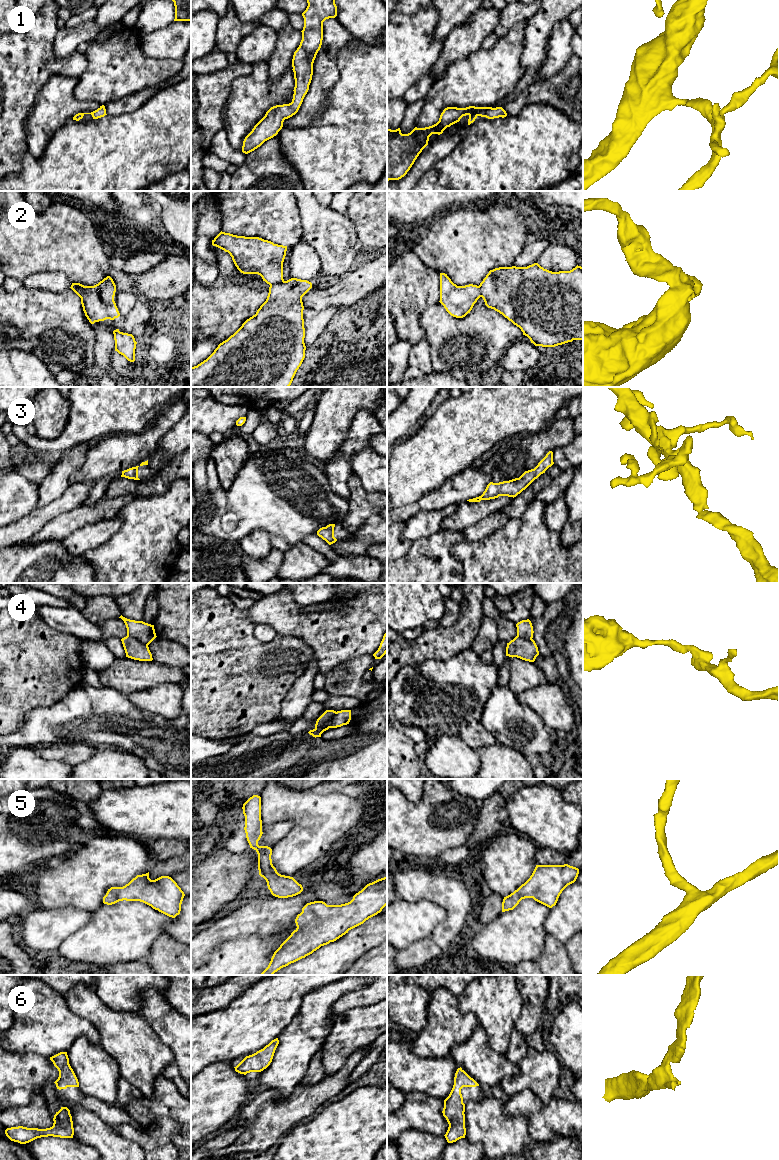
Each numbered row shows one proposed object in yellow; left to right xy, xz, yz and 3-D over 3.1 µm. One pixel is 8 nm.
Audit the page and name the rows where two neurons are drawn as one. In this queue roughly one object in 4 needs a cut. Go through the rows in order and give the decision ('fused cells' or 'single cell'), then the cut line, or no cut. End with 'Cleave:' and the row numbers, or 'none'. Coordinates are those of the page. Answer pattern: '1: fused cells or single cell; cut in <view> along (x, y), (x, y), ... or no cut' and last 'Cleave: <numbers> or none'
1: single cell; no cut
2: fused cells; cut in xz along (284, 281), (270, 285)
3: single cell; no cut
4: fused cells; cut in xy along (127, 634), (147, 645)
5: single cell; no cut
6: single cell; no cut
Cleave: 2, 4

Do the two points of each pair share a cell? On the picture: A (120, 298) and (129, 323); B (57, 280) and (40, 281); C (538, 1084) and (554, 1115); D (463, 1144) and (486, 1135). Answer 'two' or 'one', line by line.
A: two
B: one
C: two
D: two

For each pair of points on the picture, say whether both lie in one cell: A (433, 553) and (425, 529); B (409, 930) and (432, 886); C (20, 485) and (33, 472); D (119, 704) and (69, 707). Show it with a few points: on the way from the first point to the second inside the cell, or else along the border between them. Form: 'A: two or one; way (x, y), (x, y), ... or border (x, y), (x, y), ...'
A: two; border (440, 529), (426, 537), (417, 538), (413, 542)
B: two; border (402, 899), (408, 902), (430, 900), (446, 911)
C: two; border (10, 469), (23, 474), (38, 485)
D: one; way (107, 710), (81, 710)

